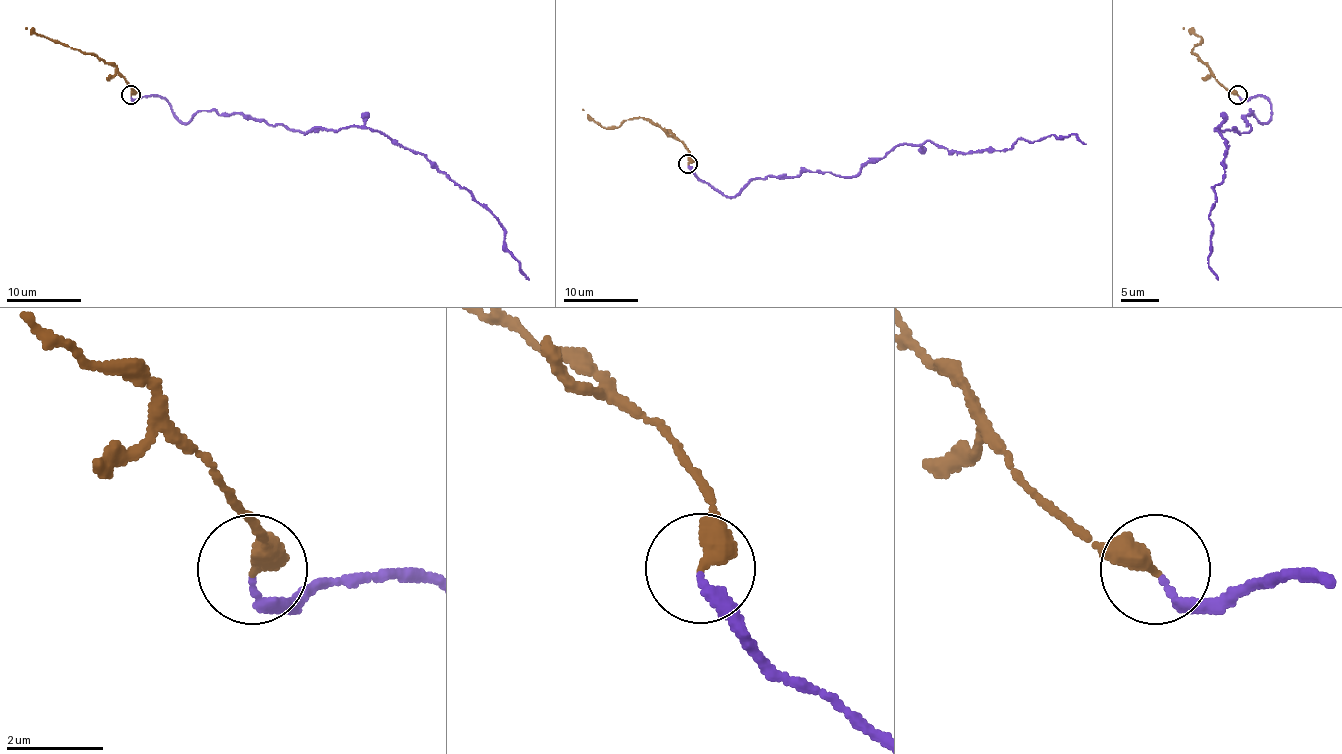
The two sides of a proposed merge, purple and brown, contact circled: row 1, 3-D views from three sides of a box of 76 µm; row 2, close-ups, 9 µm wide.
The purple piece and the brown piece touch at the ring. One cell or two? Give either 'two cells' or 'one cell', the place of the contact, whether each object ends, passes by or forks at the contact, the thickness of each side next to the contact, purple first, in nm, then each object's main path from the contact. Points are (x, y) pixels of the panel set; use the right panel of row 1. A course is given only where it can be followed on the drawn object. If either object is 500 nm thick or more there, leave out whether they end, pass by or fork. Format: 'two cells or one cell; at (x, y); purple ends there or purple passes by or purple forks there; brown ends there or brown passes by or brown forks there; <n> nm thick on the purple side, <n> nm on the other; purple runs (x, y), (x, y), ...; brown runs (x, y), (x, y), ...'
one cell; at (1237, 94); purple ends there; brown ends there; 200 nm thick on the purple side, 480 nm on the other; purple runs (1238, 96), (1264, 96), (1272, 116), (1249, 111), (1251, 130), (1215, 130), (1227, 154), (1208, 218), (1217, 280); brown runs (1238, 94), (1225, 88), (1191, 52), (1202, 39), (1189, 28), (1183, 28)

